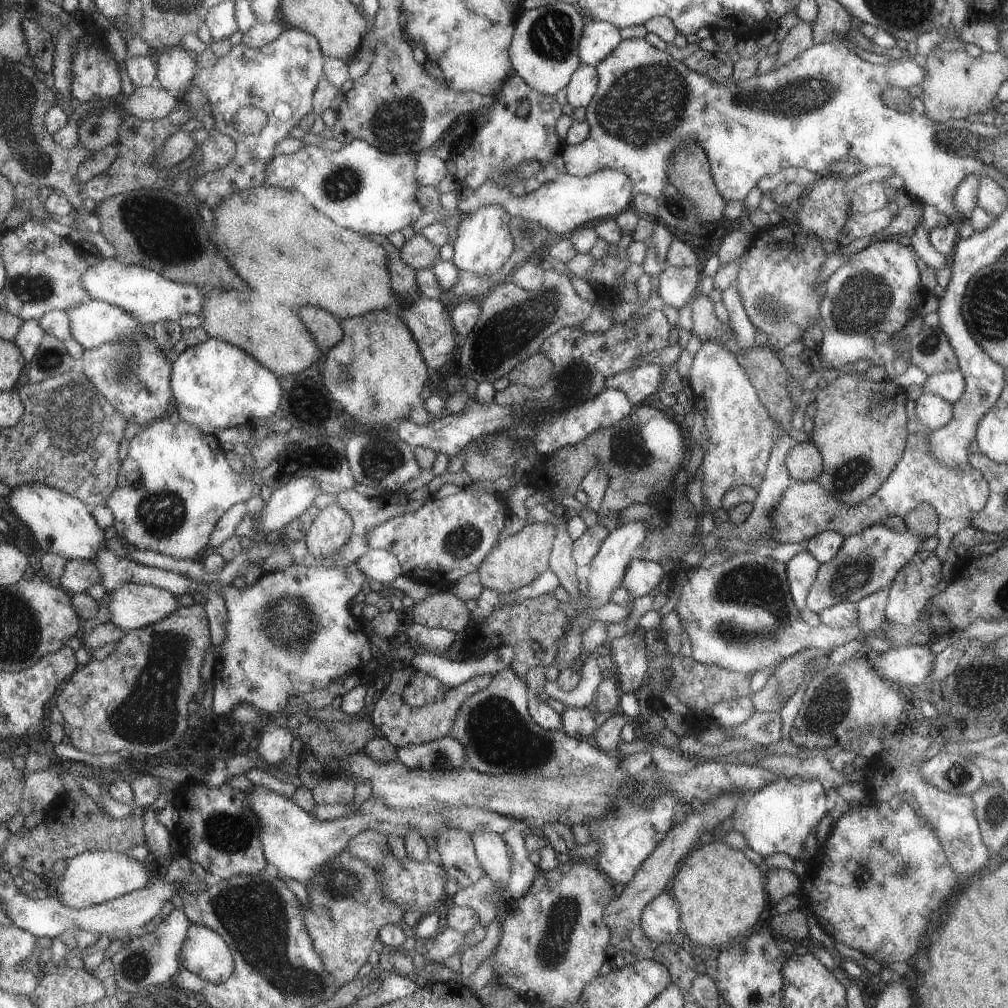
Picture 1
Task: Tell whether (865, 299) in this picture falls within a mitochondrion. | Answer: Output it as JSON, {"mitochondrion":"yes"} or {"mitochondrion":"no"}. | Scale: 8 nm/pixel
{"mitochondrion":"yes"}

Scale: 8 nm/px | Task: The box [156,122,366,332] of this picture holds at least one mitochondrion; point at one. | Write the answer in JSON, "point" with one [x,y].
{"point":[343,182]}

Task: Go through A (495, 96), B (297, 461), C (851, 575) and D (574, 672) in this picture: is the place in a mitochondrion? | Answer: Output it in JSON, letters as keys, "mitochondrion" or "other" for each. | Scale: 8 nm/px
{"A":"other","B":"mitochondrion","C":"mitochondrion","D":"other"}

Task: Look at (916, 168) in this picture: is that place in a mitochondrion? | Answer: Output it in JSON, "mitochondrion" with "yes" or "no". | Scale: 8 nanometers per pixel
{"mitochondrion":"no"}

